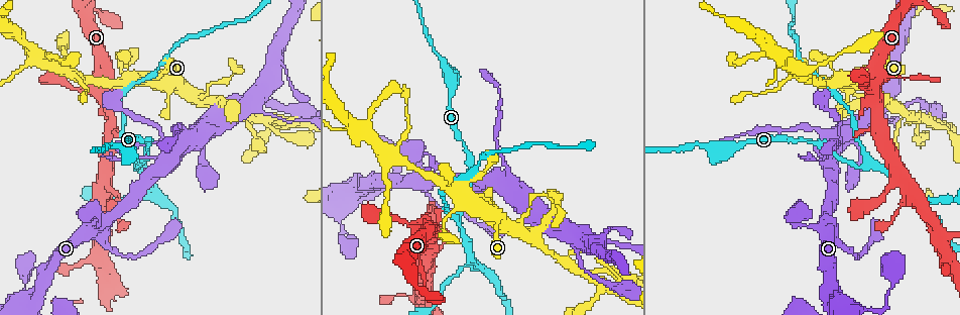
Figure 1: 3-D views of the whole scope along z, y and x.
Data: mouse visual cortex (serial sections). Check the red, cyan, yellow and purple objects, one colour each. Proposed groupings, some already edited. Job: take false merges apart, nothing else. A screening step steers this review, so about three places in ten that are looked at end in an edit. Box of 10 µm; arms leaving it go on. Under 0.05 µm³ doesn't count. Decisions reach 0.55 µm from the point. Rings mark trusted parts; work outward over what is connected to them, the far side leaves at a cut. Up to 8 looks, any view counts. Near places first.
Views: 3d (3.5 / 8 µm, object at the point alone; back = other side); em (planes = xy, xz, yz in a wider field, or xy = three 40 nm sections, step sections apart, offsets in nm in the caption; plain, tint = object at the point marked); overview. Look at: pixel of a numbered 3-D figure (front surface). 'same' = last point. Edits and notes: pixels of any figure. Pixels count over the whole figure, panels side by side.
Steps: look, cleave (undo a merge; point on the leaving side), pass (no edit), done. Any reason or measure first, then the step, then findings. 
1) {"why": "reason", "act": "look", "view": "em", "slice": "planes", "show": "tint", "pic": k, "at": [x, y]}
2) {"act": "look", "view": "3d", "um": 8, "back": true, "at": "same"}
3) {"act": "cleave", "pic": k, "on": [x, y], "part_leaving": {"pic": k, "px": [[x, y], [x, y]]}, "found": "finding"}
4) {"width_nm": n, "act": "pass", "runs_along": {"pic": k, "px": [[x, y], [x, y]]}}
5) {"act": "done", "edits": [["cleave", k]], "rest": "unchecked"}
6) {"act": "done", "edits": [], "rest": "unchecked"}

{"why": "arms part here", "act": "look", "view": "3d", "um": 8, "back": true, "pic": 1, "at": [865, 164]}

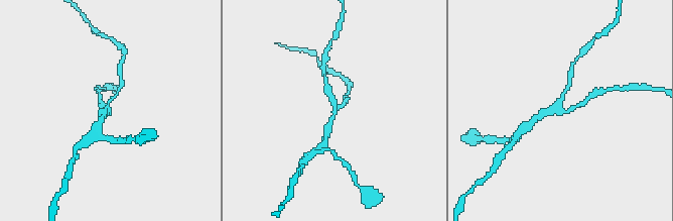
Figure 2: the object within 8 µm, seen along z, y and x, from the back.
{"arms": 3, "arm_widths_nm": [150, 200, 200], "act": "look", "view": "em", "slice": "xy", "step": 3, "show": "tint", "at": "same"}

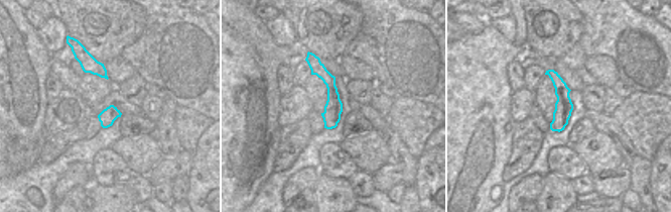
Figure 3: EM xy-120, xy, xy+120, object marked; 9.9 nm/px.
{"width_nm": 180, "act": "pass", "runs_along": {"pic": 2, "px": [[584, 101], [536, 117]]}, "found": "one cell here"}

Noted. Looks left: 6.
{"why": "sharp bend", "act": "look", "view": "3d", "um": 3.5, "pic": 1, "at": [510, 172]}

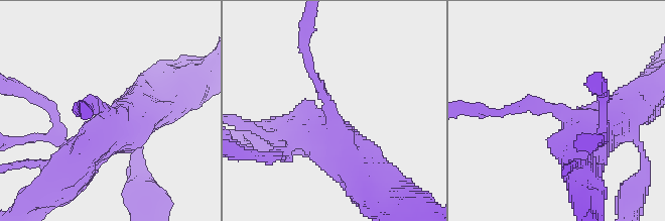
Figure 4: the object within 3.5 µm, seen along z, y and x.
{"arms": 3, "arm_widths_nm": [150, 500, 600], "act": "look", "view": "em", "slice": "xy", "step": 1, "show": "tint", "pic": 4, "at": [563, 110]}

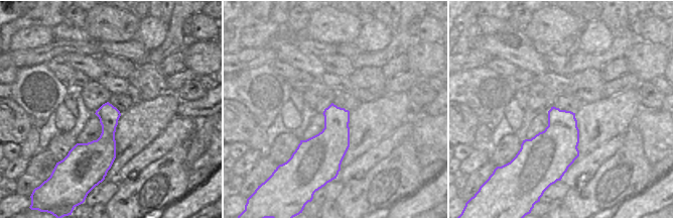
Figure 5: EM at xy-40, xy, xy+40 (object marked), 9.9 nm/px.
{"act": "cleave", "pic": 4, "on": [91, 98], "part_leaving": {"pic": 4, "px": [[329, 112], [304, 52], [307, 26]]}, "found": "a second cell is stuck on"}

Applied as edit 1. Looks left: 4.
{"why": "see it whole again", "act": "look", "view": "overview"}

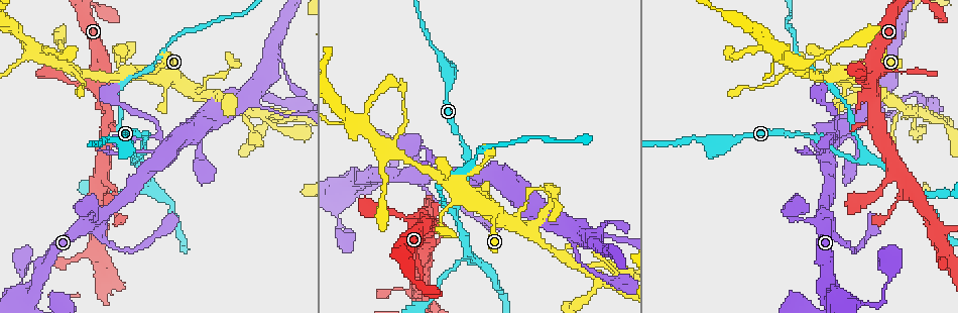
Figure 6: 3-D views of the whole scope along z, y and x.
{"why": "four-way junction", "act": "look", "view": "em", "slice": "xy", "step": 5, "show": "tint", "pic": 6, "at": [576, 236]}

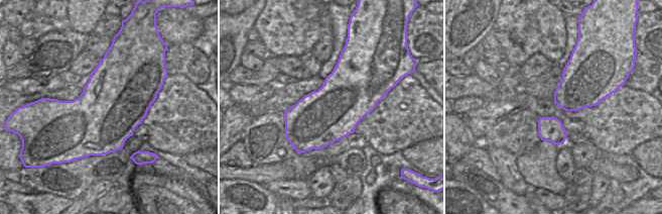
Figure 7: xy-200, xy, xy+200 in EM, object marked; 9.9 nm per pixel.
{"act": "look", "view": "3d", "um": 3.5, "at": "same"}

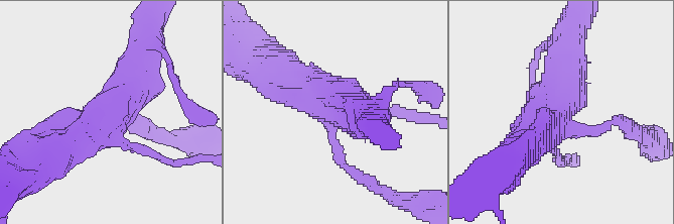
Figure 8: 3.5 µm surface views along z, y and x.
{"act": "pass", "found": "continuous, no second cell"}

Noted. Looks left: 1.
{"act": "done", "edits": [["cleave", 4]], "rest": "unchecked"}

